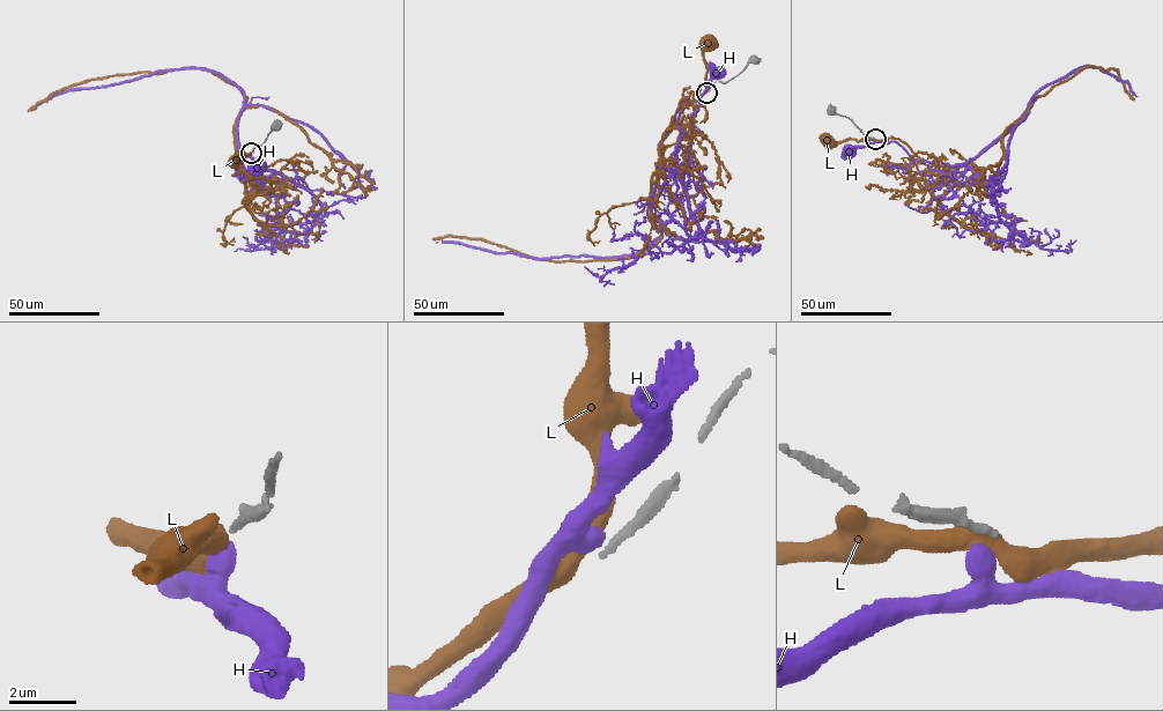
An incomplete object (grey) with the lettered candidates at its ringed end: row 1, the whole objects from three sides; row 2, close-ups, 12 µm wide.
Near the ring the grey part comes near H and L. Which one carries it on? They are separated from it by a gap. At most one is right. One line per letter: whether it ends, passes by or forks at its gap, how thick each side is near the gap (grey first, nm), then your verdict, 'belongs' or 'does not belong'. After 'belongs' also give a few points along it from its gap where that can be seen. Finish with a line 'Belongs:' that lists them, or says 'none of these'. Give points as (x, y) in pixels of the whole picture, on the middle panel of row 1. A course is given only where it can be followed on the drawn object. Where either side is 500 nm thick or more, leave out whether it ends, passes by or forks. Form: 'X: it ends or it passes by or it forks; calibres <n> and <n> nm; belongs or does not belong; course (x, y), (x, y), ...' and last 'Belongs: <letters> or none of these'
H: calibres 240 and 600 nm; does not belong
L: calibres 240 and 500 nm; does not belong
Belongs: none of these

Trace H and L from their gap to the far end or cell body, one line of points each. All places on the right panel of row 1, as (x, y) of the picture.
H: (874, 140), (850, 152)
L: (875, 139), (828, 141)

